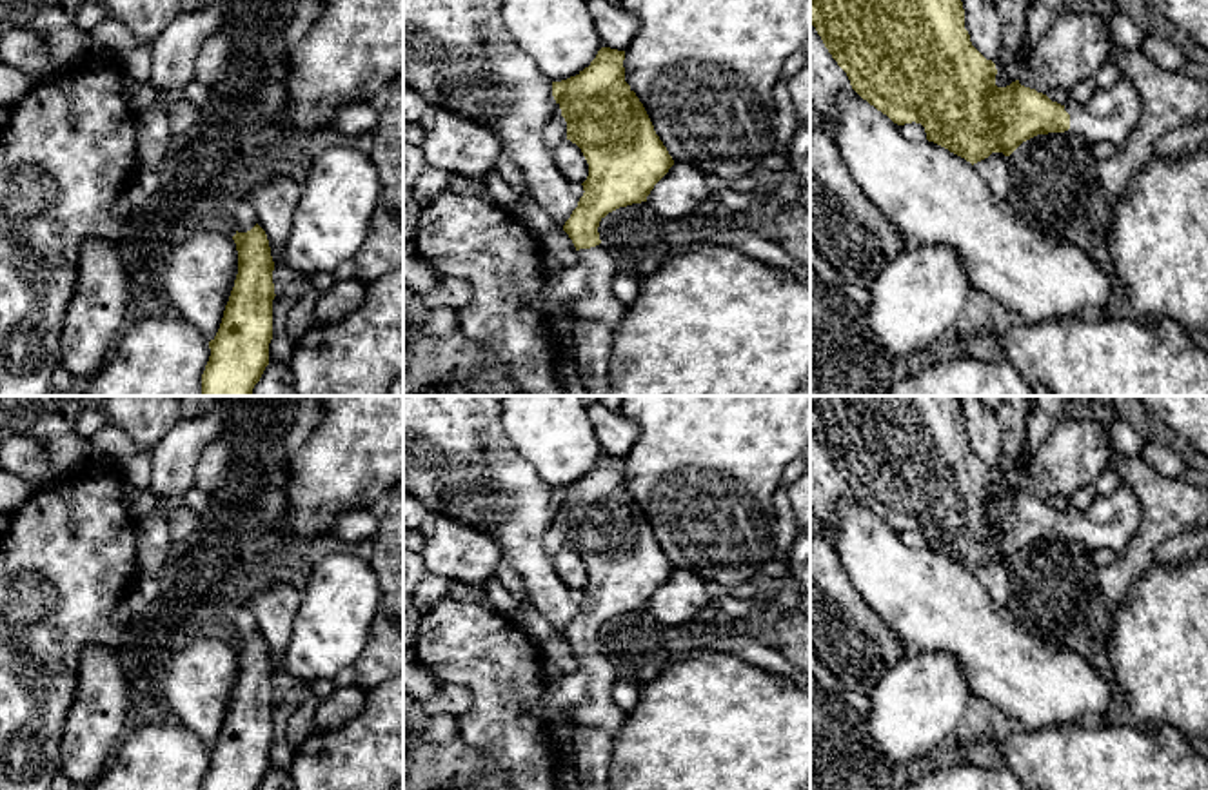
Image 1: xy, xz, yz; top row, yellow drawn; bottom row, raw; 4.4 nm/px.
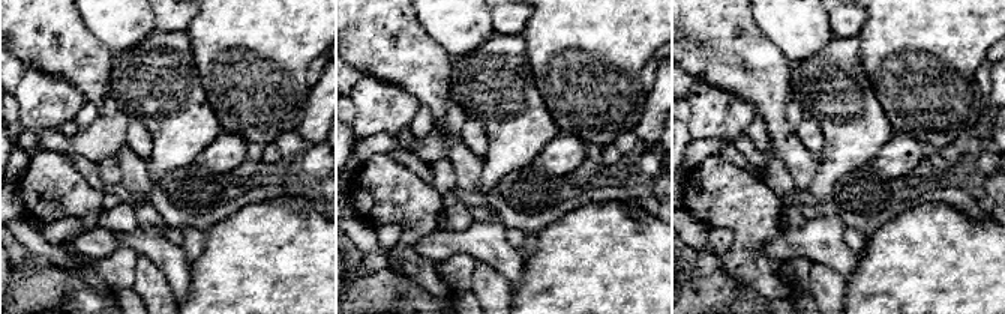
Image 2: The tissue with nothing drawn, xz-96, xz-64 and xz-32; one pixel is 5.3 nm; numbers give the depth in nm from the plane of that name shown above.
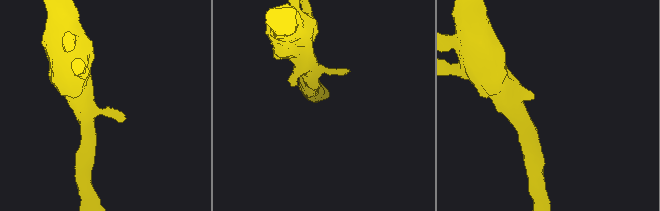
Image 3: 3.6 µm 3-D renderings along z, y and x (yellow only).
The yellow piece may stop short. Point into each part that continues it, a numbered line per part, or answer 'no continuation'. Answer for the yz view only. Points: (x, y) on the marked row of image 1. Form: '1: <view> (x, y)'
1: yz (1112, 113)

